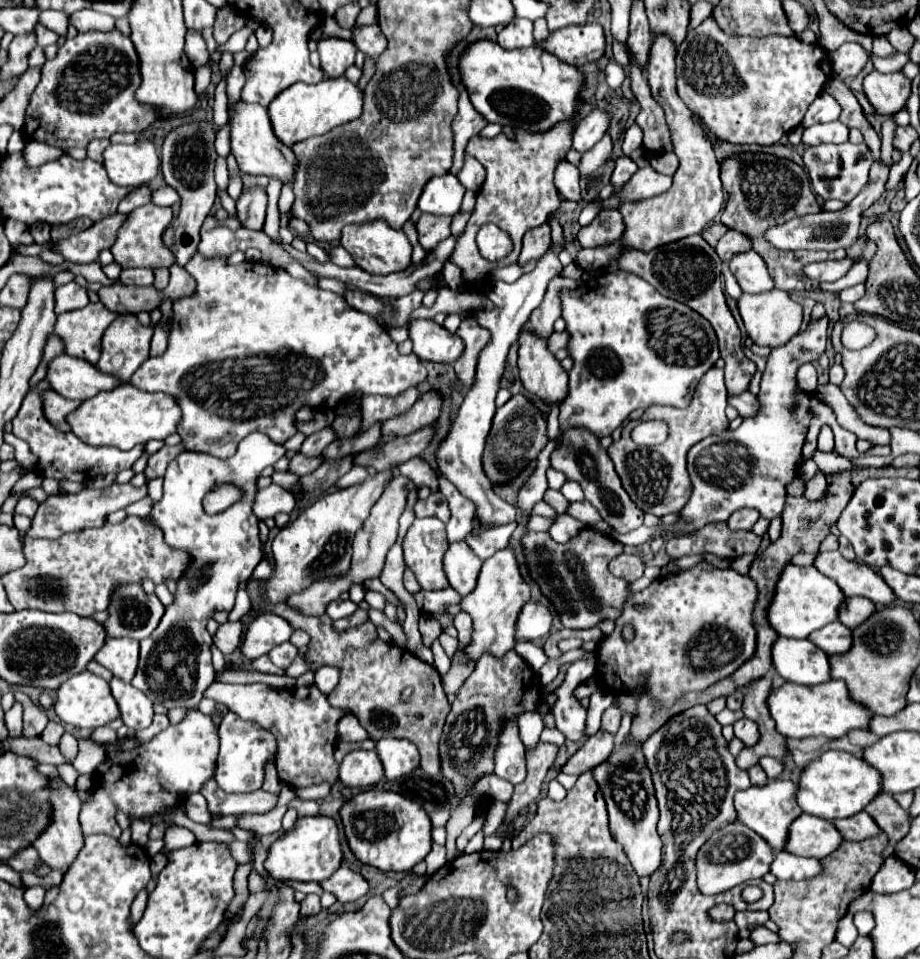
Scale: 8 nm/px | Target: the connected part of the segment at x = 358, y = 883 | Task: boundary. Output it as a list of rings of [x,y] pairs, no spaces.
[[[339,867],[337,873],[333,873],[325,881],[321,881],[321,887],[325,891],[333,893],[339,903],[351,903],[369,891],[367,881],[359,873],[347,869],[347,867]]]

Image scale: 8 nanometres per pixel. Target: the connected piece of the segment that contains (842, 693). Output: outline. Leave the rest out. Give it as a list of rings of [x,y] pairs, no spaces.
[[[825,681],[825,685],[797,685],[797,683],[783,683],[777,689],[771,689],[767,697],[771,719],[775,721],[777,733],[783,737],[811,737],[811,735],[825,735],[829,739],[843,737],[851,729],[865,729],[871,713],[861,707],[859,703],[849,699],[849,691],[845,681]]]

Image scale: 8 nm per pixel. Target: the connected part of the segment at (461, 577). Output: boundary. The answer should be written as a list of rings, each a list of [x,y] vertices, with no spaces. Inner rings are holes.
[[[465,541],[449,543],[449,549],[443,557],[443,569],[449,579],[449,585],[461,595],[467,595],[475,589],[481,559],[473,553],[473,549]]]

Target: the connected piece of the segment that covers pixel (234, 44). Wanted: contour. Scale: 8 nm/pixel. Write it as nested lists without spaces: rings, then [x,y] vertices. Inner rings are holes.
[[[243,27],[243,29],[237,31],[225,45],[219,45],[217,51],[219,51],[219,53],[223,53],[223,51],[229,51],[229,53],[239,53],[239,51],[243,51],[243,49],[245,49],[245,43],[247,43],[247,39],[249,39],[251,33],[253,33],[251,29]]]

